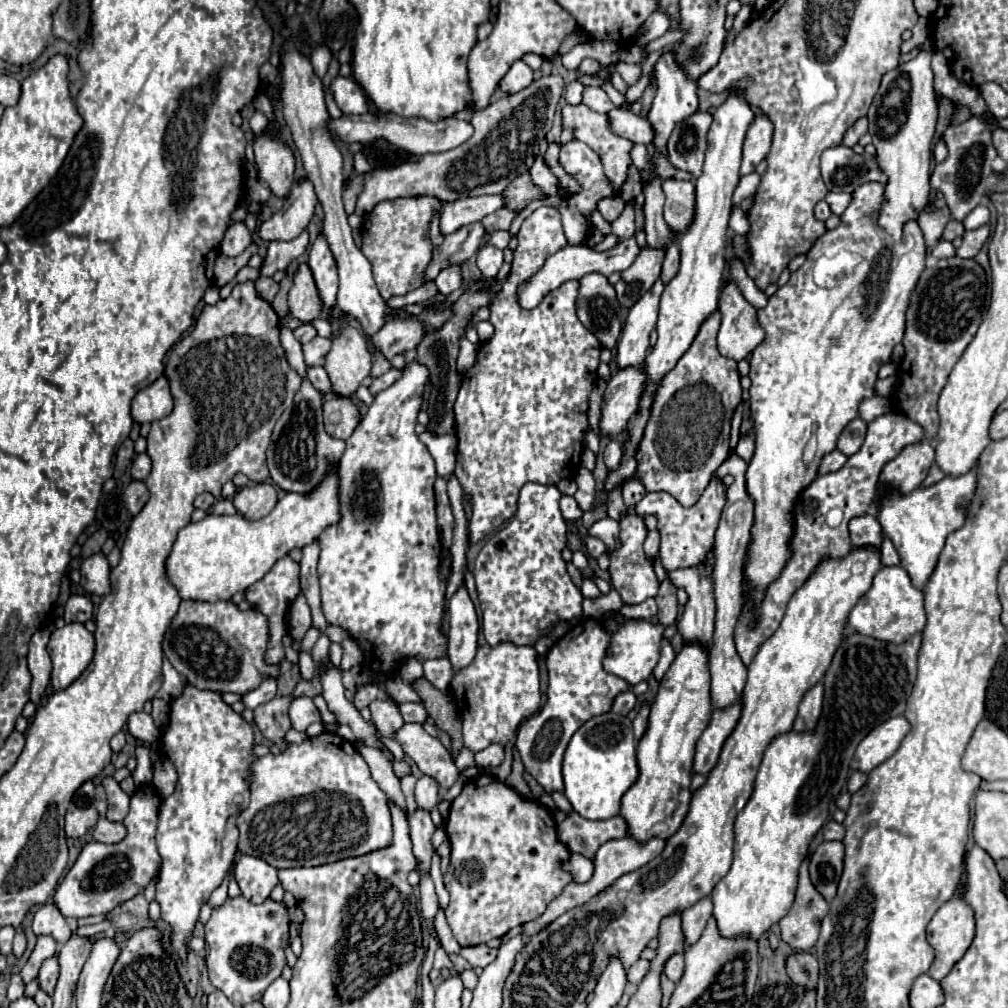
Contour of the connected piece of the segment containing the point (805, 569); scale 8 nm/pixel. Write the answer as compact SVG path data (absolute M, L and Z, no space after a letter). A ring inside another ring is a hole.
M883 414L883 416L875 418L869 424L867 438L865 438L861 450L855 452L853 456L849 456L847 464L841 470L815 478L815 482L799 496L799 502L795 506L795 538L791 540L791 550L793 550L791 562L783 568L781 576L769 586L767 596L765 596L765 600L761 604L759 622L753 624L751 606L745 604L743 614L741 614L741 618L737 622L737 628L735 628L737 654L739 654L739 658L743 660L745 666L751 664L751 660L759 652L759 646L779 628L779 622L781 622L781 618L785 614L787 602L809 580L809 576L815 572L815 568L827 558L845 558L851 552L853 544L851 544L851 538L849 538L849 520L853 520L857 516L865 516L869 512L869 508L873 506L875 492L877 492L875 484L877 484L881 468L887 462L891 462L893 458L897 458L899 452L905 446L917 444L923 438L925 438L923 426L919 426L911 418L907 418L903 414ZM828 513L831 515L832 520L839 516L842 517L839 528L829 528L827 526L825 514Z

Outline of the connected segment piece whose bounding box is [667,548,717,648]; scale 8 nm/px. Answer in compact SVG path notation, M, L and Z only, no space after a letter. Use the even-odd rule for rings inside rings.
M711 548L707 552L705 562L701 562L699 566L691 566L691 568L679 568L669 572L667 576L671 578L671 582L675 586L685 588L689 600L683 608L683 616L677 622L679 632L683 634L685 642L703 642L707 648L711 646L711 638L713 638L713 628L715 628L715 594L713 594L713 568L715 568L715 550Z

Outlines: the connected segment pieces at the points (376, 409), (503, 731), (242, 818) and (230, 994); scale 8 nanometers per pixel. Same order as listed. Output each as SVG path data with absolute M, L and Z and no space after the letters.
M413 362L409 366L403 368L403 378L399 382L395 382L393 386L389 386L387 390L379 392L375 396L375 402L369 406L367 414L363 416L363 420L359 422L359 426L355 428L355 432L351 434L351 438L347 440L347 450L341 456L339 462L339 500L341 500L341 522L335 526L329 526L327 530L323 530L323 534L319 536L319 546L321 546L321 558L319 558L319 580L321 580L321 602L323 602L323 614L327 618L329 624L339 624L345 630L351 632L351 636L357 640L357 644L363 650L365 656L365 664L375 670L375 672L383 672L383 674L393 674L401 662L405 662L403 658L409 656L417 656L421 662L425 658L441 658L445 656L447 648L447 638L441 632L441 616L443 616L443 598L445 598L445 584L439 580L437 576L437 568L439 568L439 558L441 558L441 538L439 538L439 528L437 528L437 518L435 518L435 494L433 494L433 482L437 478L435 474L435 462L427 450L425 444L419 442L417 434L415 434L415 422L417 422L417 414L421 410L421 396L423 396L423 386L427 382L429 374L427 368L419 362Z
M509 642L499 646L479 646L473 662L453 678L451 692L459 706L465 748L475 754L491 742L505 746L519 724L539 710L537 652L533 646L511 646Z
M321 732L315 738L307 738L301 744L291 744L285 752L281 754L267 754L263 758L257 758L257 762L251 766L251 804L239 814L237 818L237 828L241 832L239 836L239 850L243 854L251 854L257 858L263 858L265 862L269 862L275 868L295 868L295 866L321 866L327 862L335 862L339 858L349 858L355 854L367 854L367 850L377 850L379 846L387 846L387 842L391 842L391 814L387 808L387 796L383 794L383 790L379 790L379 784L371 778L369 766L367 762L361 758L361 754L355 750L355 746L347 740L343 740L339 734L335 732Z
M243 896L227 898L223 906L213 908L205 924L207 942L207 972L211 984L221 990L235 1006L261 1000L267 986L281 976L287 966L285 948L289 946L289 914L283 902L267 898L263 904L253 904Z

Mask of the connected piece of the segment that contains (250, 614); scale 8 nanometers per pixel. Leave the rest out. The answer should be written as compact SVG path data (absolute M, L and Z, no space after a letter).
M183 600L177 616L173 618L165 640L163 652L177 672L201 690L219 690L247 694L255 690L265 678L279 678L279 664L265 664L269 646L267 616L257 610L239 610L237 604L223 602L193 602Z

